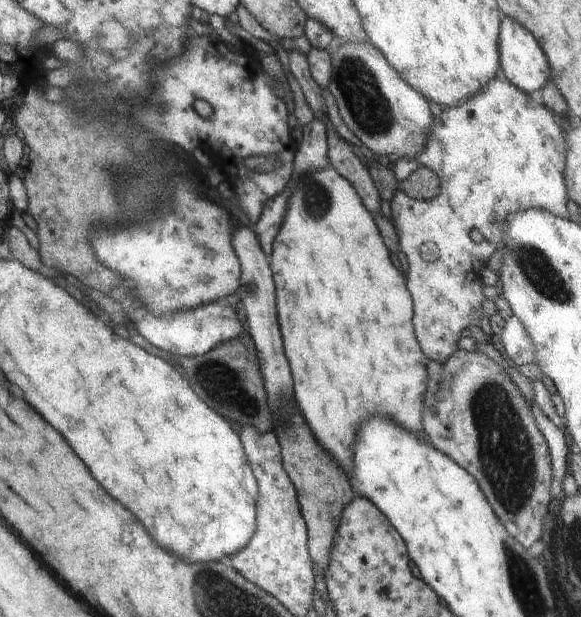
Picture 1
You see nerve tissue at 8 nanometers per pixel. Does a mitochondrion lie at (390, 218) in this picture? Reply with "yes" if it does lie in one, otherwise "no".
no

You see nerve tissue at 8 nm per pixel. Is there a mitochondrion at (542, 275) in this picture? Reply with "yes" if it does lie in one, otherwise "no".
yes

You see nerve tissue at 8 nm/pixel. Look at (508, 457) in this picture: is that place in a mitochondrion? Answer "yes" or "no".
yes

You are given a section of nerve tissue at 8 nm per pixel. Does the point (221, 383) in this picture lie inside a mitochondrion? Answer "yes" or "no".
yes

